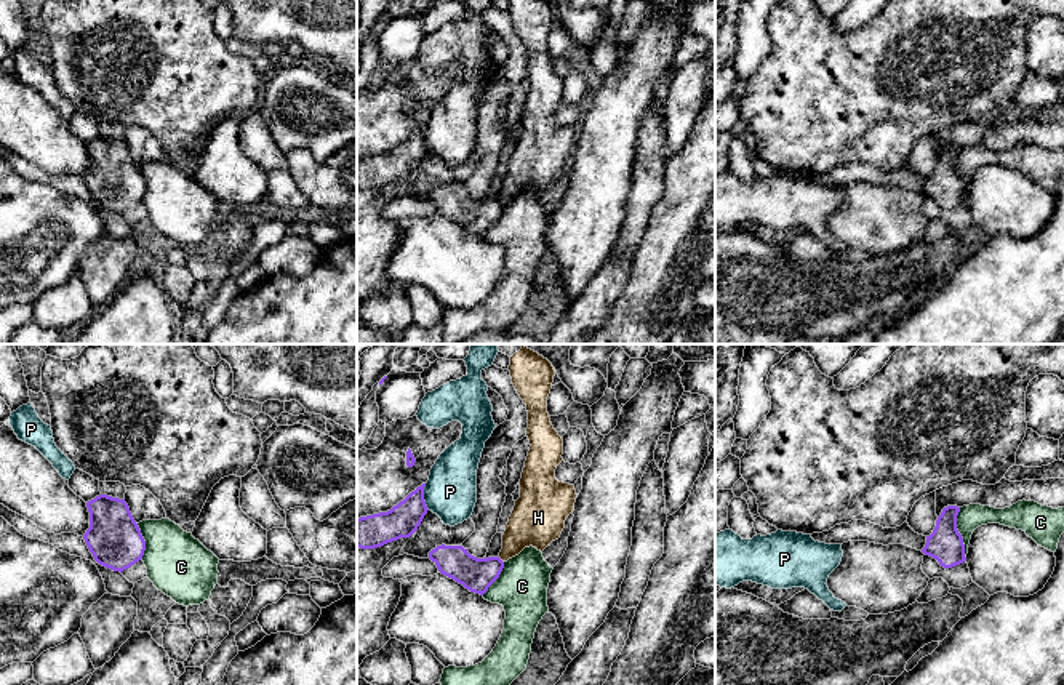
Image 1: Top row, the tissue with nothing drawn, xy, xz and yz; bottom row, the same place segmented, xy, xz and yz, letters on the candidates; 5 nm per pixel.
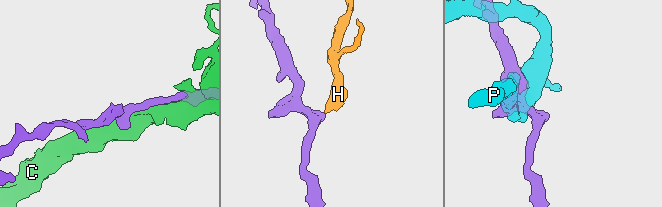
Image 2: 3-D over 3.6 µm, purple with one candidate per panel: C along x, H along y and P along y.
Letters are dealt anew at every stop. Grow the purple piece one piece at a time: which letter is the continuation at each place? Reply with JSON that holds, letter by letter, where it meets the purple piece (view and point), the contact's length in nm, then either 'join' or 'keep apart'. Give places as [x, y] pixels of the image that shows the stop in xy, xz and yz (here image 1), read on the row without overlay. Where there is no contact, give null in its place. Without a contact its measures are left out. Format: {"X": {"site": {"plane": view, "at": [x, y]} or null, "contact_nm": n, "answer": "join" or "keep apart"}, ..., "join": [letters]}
{"C": {"site": {"plane": "yz", "at": [959, 175]}, "contact_nm": 260, "answer": "keep apart"}, "H": {"site": {"plane": "xz", "at": [501, 202]}, "contact_nm": 40, "answer": "keep apart"}, "P": {"site": {"plane": "xz", "at": [423, 138]}, "contact_nm": 140, "answer": "keep apart"}, "join": []}

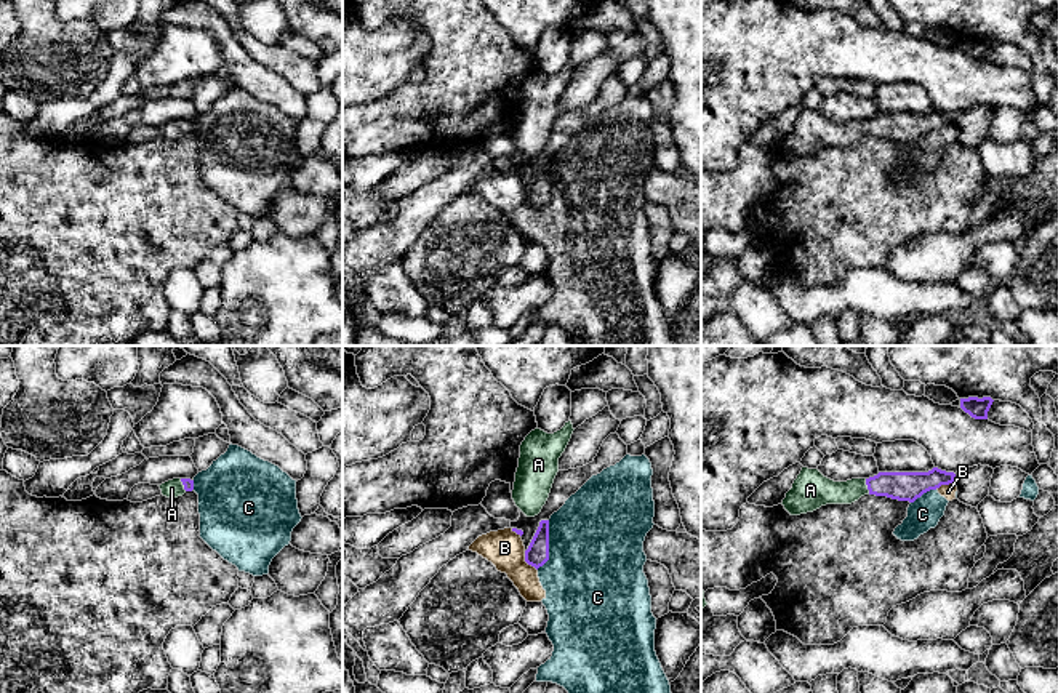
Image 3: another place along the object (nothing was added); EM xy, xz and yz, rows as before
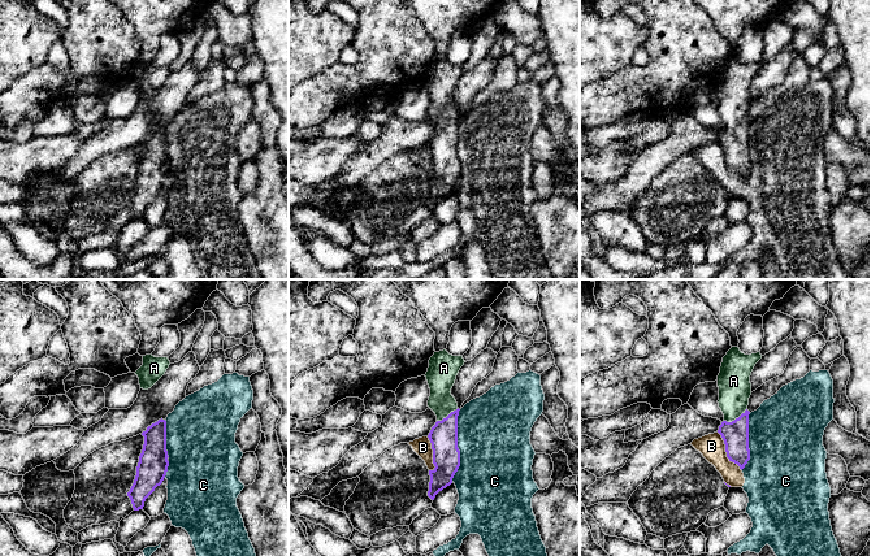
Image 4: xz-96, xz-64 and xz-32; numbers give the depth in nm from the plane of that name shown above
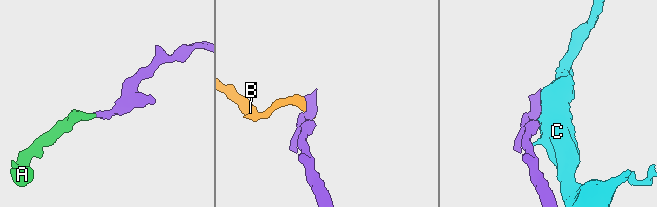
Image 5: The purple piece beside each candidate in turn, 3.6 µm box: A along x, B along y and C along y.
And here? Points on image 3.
{"A": {"site": {"plane": "yz", "at": [868, 128]}, "contact_nm": 80, "answer": "join"}, "B": {"site": {"plane": "xz", "at": [527, 204]}, "contact_nm": 120, "answer": "keep apart"}, "C": {"site": {"plane": "xz", "at": [548, 188]}, "contact_nm": 260, "answer": "keep apart"}, "join": ["A"]}

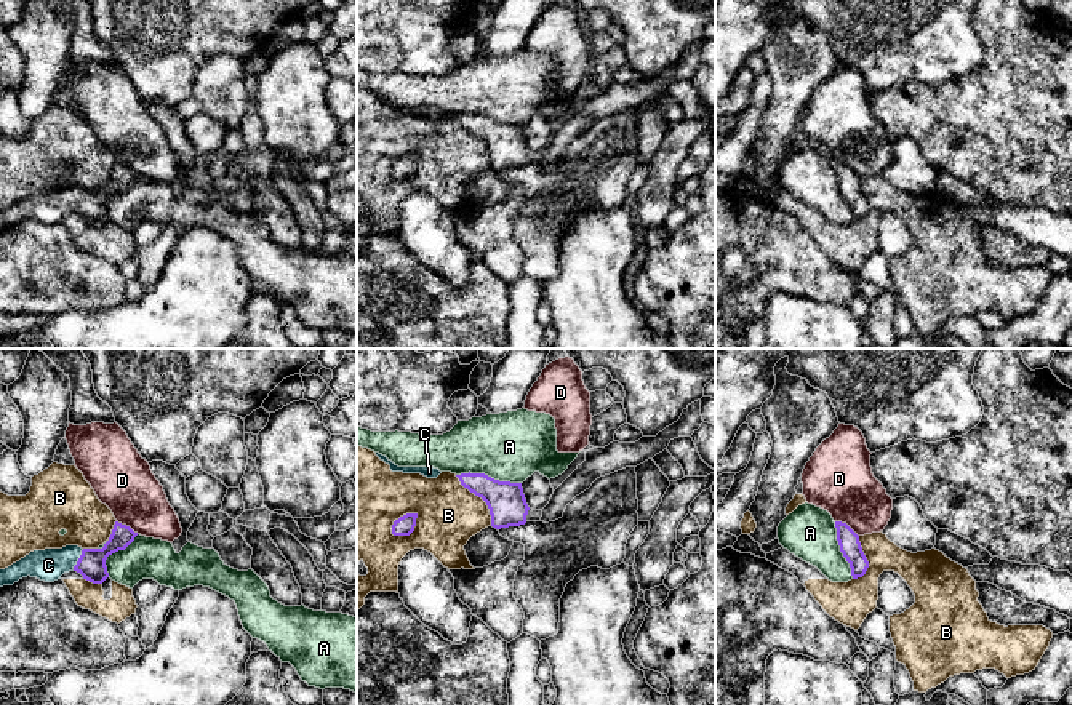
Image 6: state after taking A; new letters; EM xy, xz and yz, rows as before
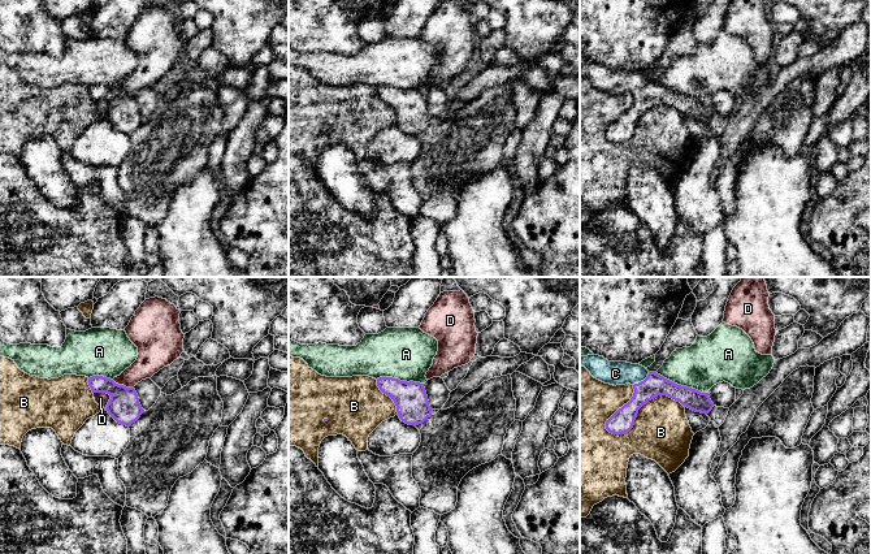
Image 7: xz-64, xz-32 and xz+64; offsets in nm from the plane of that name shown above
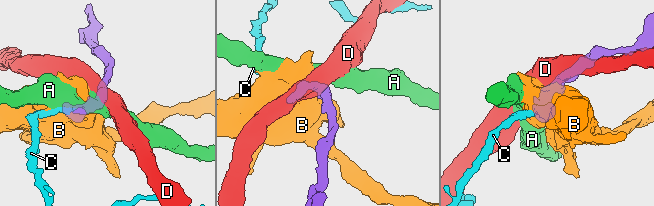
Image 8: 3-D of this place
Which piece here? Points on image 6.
{"A": {"site": {"plane": "xz", "at": [487, 117]}, "contact_nm": 340, "answer": "keep apart"}, "B": {"site": {"plane": "xz", "at": [400, 159]}, "contact_nm": 170, "answer": "keep apart"}, "C": {"site": {"plane": "xy", "at": [79, 202]}, "contact_nm": 130, "answer": "join"}, "D": {"site": {"plane": "yz", "at": [847, 167]}, "contact_nm": 150, "answer": "keep apart"}, "join": ["C"]}

